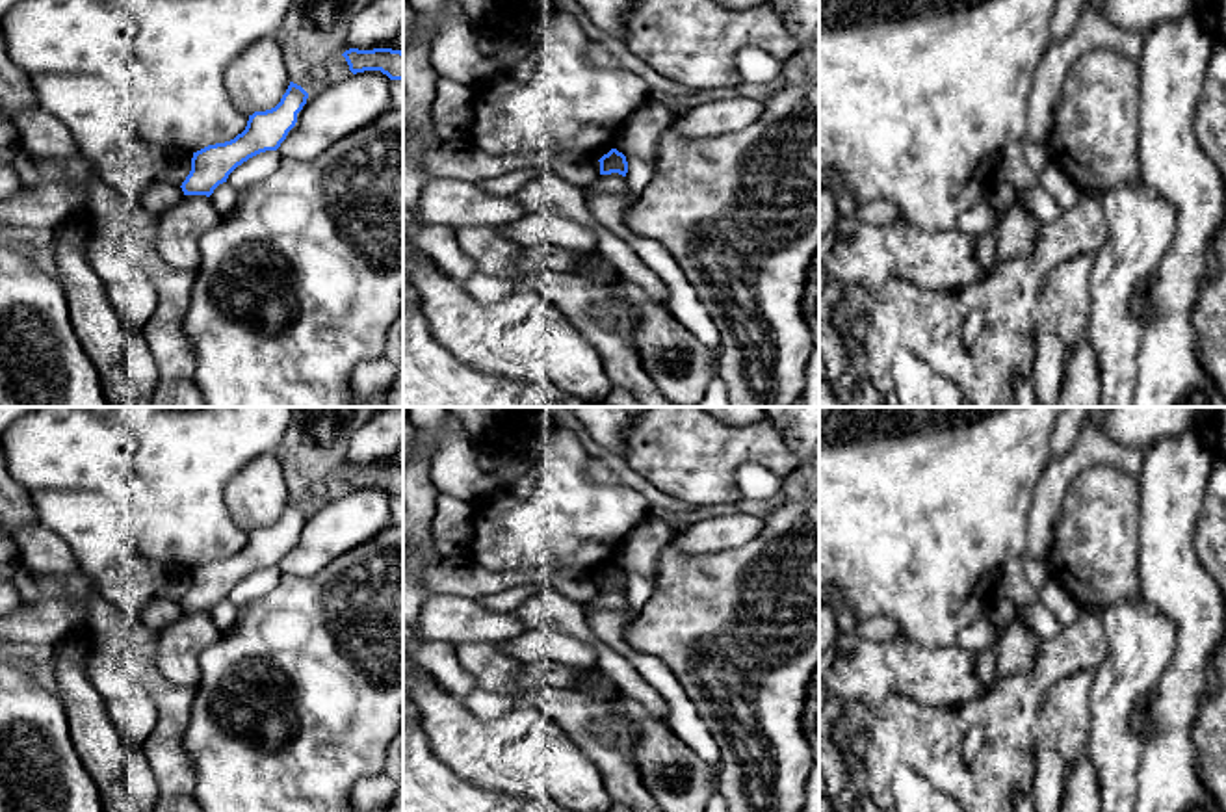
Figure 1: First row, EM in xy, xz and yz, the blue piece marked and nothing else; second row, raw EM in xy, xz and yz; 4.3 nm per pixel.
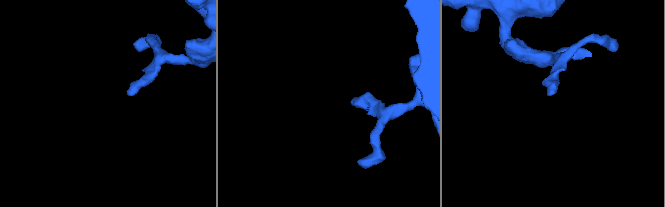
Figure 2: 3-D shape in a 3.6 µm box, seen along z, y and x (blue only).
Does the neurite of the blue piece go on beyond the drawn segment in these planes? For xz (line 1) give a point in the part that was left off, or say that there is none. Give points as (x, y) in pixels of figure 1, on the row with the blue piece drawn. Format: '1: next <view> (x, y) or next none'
1: next none

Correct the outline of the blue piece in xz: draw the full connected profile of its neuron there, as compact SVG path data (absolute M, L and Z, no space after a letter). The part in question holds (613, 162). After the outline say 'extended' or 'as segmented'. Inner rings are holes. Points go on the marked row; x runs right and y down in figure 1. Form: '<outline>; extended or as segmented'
M611 149L598 162L600 162L600 175L619 173L619 175L626 177L626 173L628 173L626 156L622 152L619 152L617 149Z; as segmented

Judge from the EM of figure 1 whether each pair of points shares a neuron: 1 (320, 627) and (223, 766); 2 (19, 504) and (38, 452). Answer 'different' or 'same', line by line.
1: same
2: different

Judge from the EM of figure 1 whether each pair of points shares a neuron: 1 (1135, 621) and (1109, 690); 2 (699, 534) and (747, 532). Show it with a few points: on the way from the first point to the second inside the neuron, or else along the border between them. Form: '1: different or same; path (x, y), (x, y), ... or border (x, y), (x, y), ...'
1: same; path (1135, 638), (1135, 660), (1126, 673)
2: same; path (710, 534), (736, 532)

